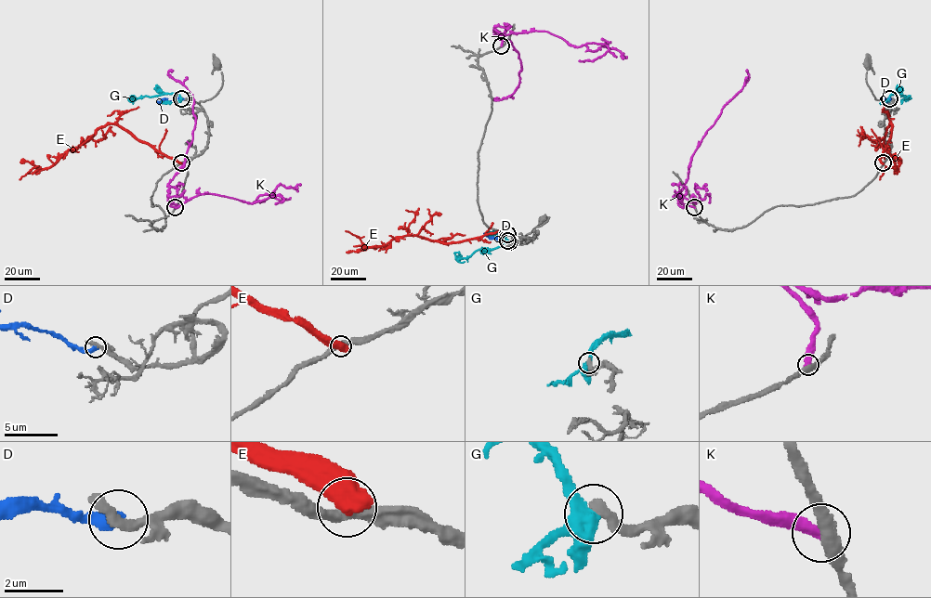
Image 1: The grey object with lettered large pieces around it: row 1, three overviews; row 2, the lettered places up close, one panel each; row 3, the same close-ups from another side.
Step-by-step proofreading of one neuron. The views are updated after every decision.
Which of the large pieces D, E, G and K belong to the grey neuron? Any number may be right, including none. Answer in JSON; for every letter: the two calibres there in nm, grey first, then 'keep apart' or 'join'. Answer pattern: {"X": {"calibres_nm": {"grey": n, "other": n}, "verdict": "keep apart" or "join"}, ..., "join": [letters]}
{"D": {"calibres_nm": {"grey": 300, "other": 400}, "verdict": "keep apart"}, "E": {"calibres_nm": {"grey": 400, "other": 800}, "verdict": "keep apart"}, "G": {"calibres_nm": {"grey": 360, "other": 400}, "verdict": "keep apart"}, "K": {"calibres_nm": {"grey": 360, "other": 420}, "verdict": "keep apart"}, "join": []}

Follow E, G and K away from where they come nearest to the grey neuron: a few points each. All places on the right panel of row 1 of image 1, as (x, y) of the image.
E: (883, 162), (880, 159), (888, 141), (889, 123), (884, 146), (896, 170), (887, 167), (879, 179)
G: (889, 98), (896, 94), (907, 100), (905, 96), (901, 104)
K: (694, 207), (677, 200), (688, 178), (691, 155), (721, 110), (749, 79), (746, 70)

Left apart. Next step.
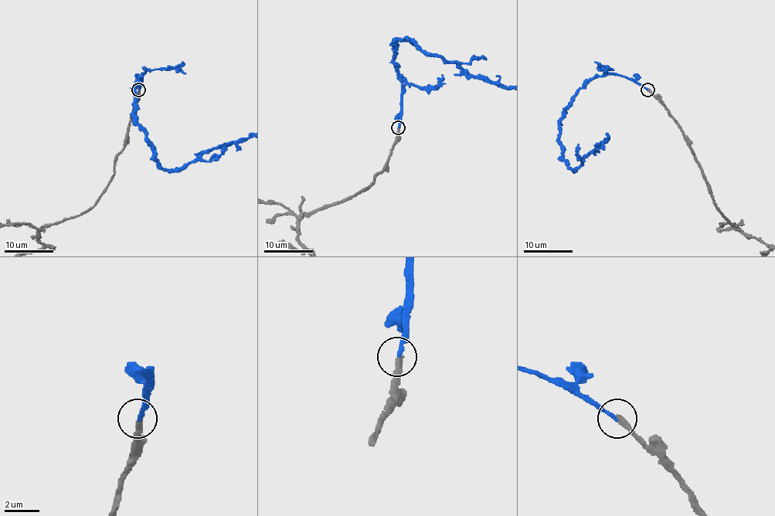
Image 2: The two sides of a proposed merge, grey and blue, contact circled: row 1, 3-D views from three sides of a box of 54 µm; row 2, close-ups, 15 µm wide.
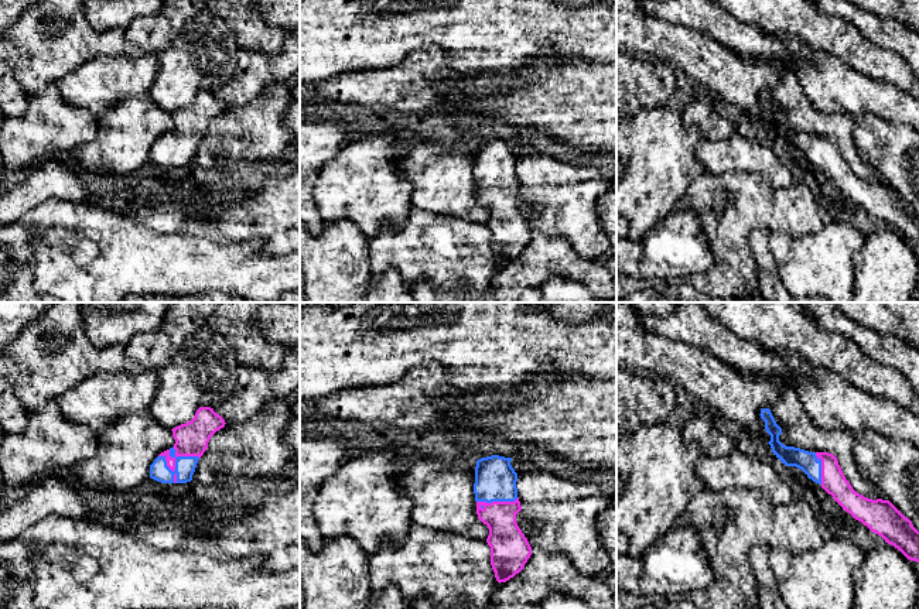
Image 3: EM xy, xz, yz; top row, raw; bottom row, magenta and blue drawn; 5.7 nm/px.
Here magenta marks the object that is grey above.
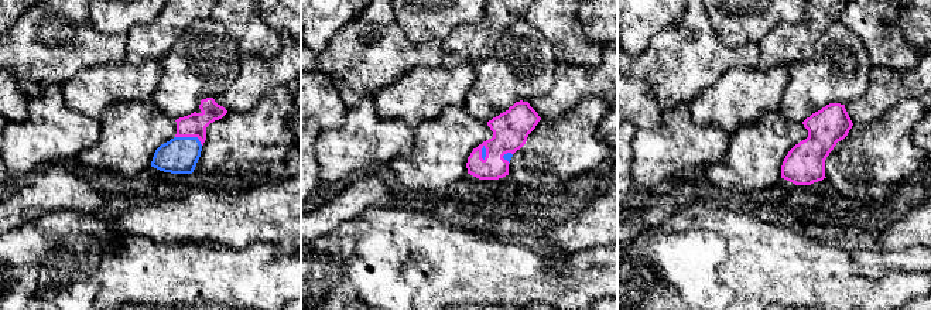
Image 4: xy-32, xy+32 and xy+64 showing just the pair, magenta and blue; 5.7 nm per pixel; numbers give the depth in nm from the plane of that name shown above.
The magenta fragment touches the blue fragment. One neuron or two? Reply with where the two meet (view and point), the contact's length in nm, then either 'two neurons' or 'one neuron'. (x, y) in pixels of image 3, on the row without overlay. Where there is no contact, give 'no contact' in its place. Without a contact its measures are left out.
contact xy (174, 146); length 240 nm; one neuron

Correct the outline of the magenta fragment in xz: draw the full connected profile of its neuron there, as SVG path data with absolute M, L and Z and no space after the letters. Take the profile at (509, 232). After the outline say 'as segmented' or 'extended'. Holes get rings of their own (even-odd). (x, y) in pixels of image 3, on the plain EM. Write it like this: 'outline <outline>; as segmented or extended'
outline M492 138L478 143L475 150L476 198L489 212L486 226L499 267L519 257L532 239L532 230L516 206L522 189L516 171L517 157L510 144Z; extended

